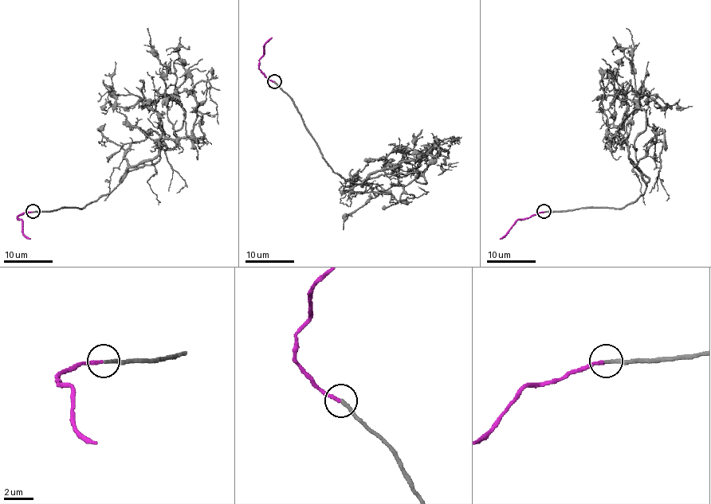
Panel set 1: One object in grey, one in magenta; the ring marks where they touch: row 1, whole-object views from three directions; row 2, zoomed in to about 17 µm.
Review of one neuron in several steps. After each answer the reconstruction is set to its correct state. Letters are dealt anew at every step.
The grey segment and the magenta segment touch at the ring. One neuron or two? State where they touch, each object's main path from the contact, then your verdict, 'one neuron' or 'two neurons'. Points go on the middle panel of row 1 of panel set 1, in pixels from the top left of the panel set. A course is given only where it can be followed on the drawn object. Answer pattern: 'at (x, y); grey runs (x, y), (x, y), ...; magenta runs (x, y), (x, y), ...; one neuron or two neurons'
at (274, 81); grey runs (274, 82), (325, 162), (347, 180), (360, 184), (405, 157), (383, 172), (394, 185), (347, 214), (343, 230); magenta runs (274, 82), (259, 68), (263, 45), (272, 37); one neuron

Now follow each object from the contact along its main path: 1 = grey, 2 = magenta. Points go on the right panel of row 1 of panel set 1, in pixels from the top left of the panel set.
1: (544, 212), (624, 208), (646, 182), (619, 130), (628, 105), (642, 111), (652, 100), (693, 106)
2: (544, 212), (520, 219), (499, 238)

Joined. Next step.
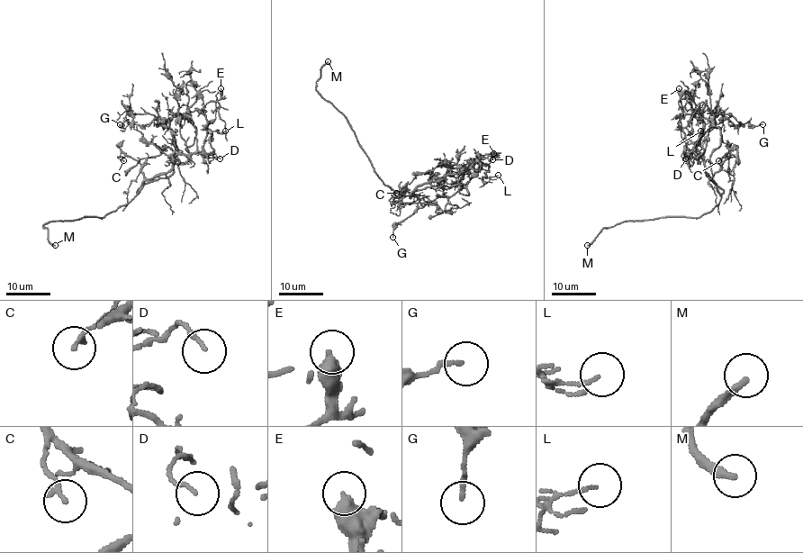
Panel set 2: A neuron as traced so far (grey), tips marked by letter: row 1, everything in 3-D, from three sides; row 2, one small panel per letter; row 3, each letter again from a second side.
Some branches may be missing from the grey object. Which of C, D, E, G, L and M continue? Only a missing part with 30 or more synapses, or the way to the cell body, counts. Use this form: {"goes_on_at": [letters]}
{"goes_on_at": ["M"]}

